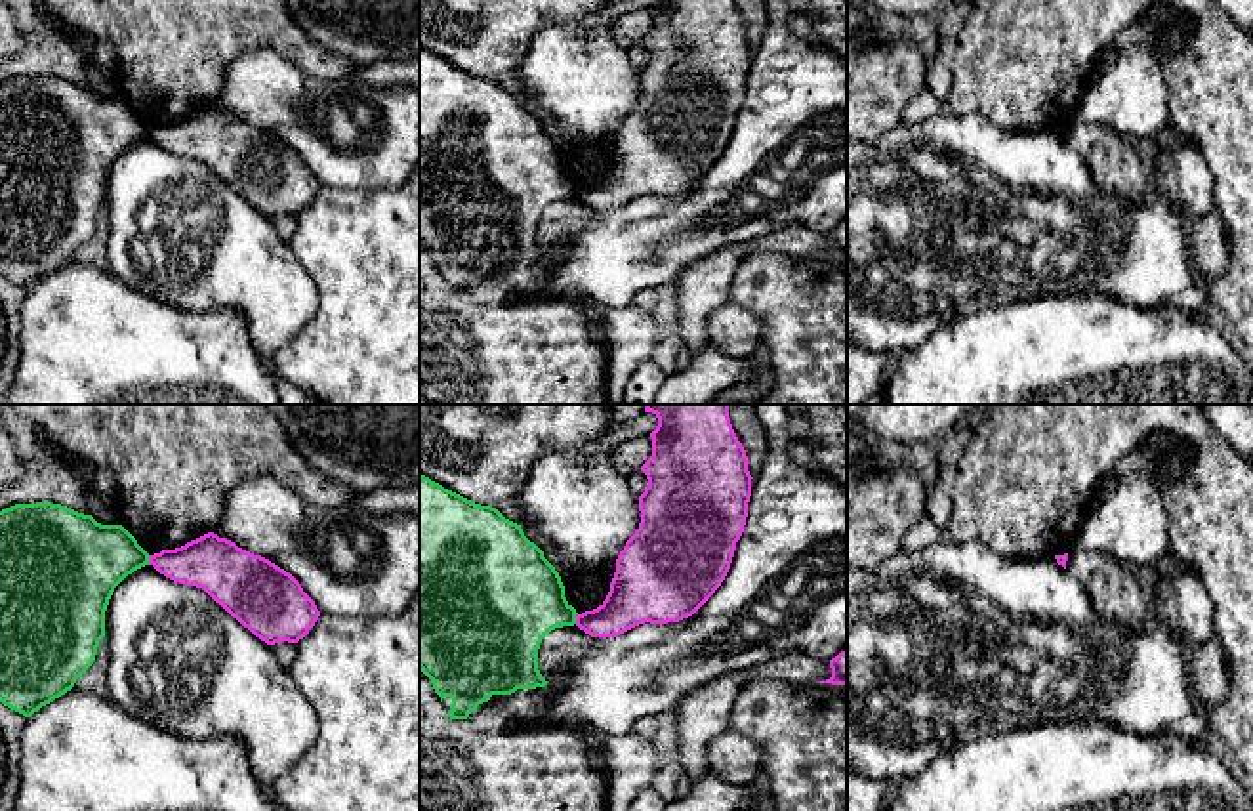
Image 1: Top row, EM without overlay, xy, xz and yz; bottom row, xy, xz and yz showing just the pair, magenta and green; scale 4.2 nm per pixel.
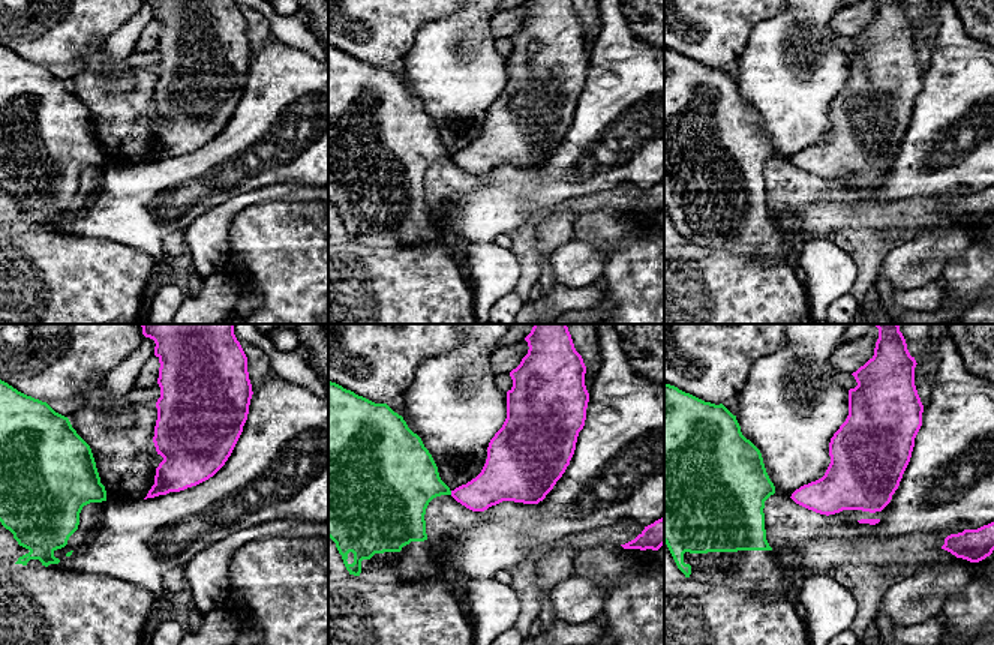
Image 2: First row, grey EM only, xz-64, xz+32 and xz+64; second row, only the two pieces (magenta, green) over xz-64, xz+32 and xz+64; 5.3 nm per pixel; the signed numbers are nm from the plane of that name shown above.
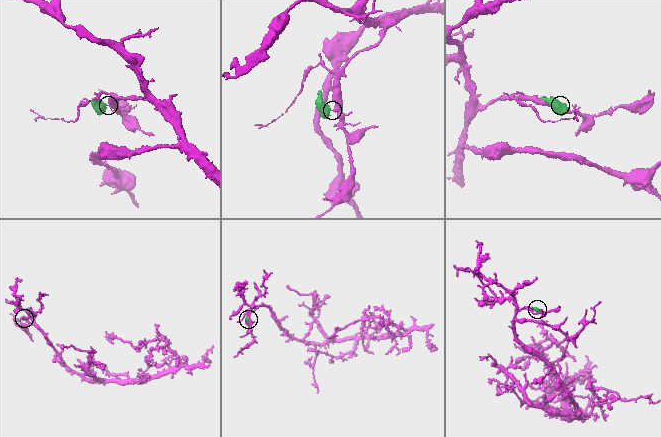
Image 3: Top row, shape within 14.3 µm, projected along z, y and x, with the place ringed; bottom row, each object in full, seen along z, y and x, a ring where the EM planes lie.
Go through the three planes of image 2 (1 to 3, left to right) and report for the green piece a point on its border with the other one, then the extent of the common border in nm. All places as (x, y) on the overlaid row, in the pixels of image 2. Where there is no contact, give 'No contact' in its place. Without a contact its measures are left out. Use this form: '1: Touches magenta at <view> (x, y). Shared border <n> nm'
1: No contact
2: Touches magenta at xz+32 (452, 492). Shared border 30 nm
3: No contact

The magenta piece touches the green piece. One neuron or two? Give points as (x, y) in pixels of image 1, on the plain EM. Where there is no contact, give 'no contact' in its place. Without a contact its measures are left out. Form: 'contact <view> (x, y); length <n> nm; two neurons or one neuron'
contact xz (576, 191); length 50 nm; two neurons

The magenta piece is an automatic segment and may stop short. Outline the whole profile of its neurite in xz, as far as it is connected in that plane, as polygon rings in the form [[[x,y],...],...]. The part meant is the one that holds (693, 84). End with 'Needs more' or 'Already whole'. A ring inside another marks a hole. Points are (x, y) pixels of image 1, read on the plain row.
[[[656,0],[650,10],[652,29],[641,38],[648,59],[639,69],[639,101],[616,132],[606,172],[576,187],[576,198],[591,210],[692,189],[725,153],[744,105],[753,50],[734,2]]]. Already whole

